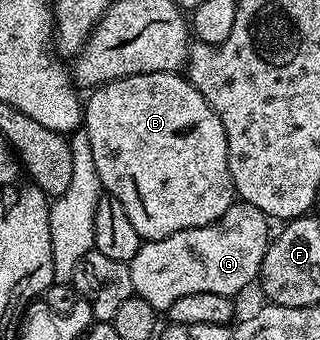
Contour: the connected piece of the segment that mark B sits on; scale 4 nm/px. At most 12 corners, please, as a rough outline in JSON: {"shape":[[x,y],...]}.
{"shape":[[182,74],[85,99],[104,192],[140,240],[236,202],[225,129]]}

